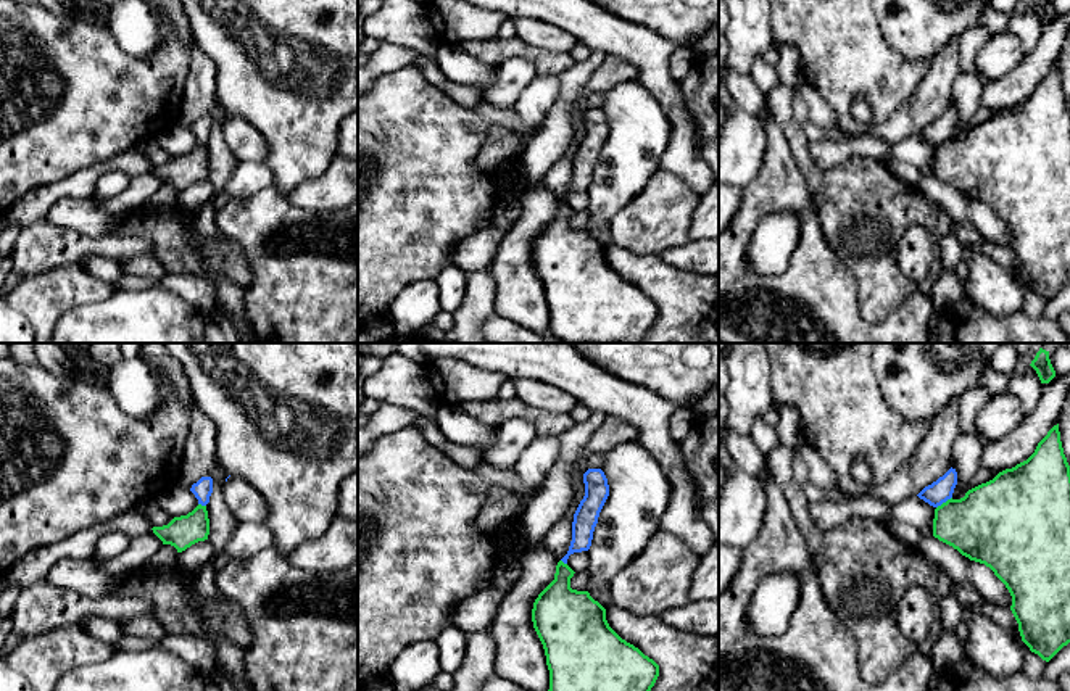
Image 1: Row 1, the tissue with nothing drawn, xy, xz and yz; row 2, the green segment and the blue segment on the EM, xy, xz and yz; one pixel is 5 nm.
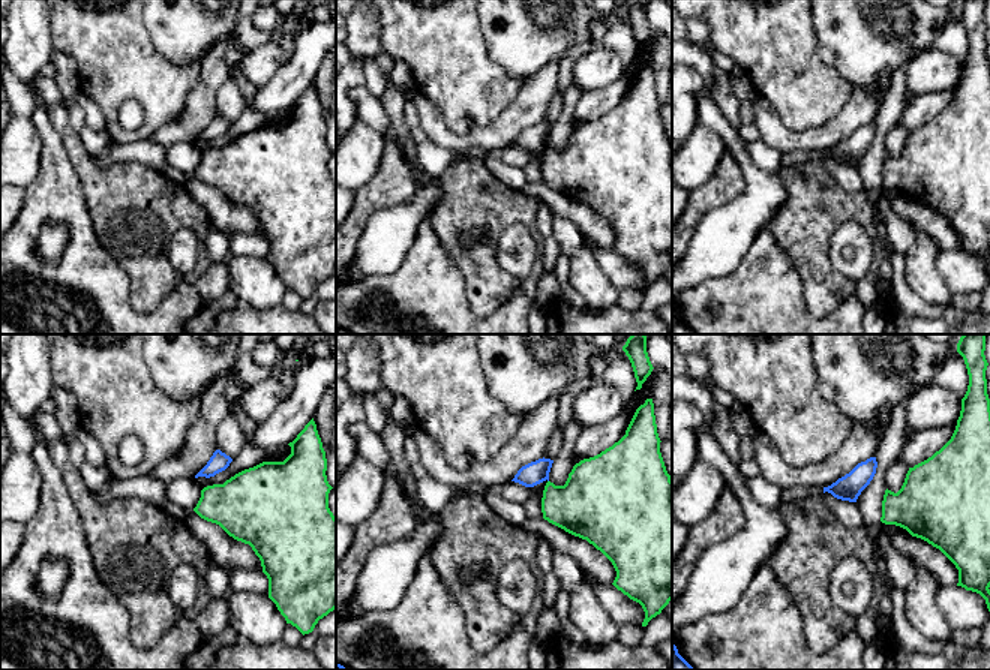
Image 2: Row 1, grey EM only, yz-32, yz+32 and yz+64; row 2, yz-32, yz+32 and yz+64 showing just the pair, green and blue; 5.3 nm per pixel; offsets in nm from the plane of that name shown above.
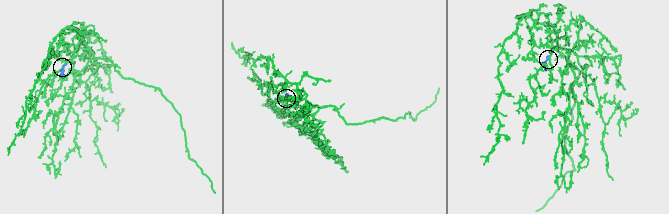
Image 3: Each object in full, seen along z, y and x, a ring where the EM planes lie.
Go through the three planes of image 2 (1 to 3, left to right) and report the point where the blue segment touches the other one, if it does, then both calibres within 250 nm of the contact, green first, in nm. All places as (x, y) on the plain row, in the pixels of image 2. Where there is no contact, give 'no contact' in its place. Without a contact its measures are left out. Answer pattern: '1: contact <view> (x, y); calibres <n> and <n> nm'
1: no contact
2: no contact
3: no contact

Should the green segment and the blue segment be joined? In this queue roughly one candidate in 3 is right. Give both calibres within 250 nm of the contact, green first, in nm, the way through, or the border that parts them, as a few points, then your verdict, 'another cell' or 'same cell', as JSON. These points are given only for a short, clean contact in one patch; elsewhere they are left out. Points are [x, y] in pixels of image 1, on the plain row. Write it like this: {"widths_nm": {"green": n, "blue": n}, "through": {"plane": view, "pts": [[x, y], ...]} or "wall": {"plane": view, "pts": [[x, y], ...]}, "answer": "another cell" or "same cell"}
{"widths_nm": {"green": 380, "blue": 120}, "wall": {"plane": "yz", "pts": [[951, 136], [937, 147]]}, "answer": "another cell"}

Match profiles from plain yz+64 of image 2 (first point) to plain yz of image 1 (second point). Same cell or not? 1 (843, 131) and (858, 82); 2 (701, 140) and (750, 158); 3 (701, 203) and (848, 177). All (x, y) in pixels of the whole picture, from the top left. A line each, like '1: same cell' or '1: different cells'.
1: different cells
2: same cell
3: different cells

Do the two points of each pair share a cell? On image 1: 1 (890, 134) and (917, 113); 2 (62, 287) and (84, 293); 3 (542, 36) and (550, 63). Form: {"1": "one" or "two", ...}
{"1": "one", "2": "one", "3": "two"}

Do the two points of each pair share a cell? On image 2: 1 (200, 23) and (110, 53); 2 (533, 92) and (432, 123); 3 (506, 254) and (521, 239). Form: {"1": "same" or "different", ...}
{"1": "different", "2": "same", "3": "same"}

